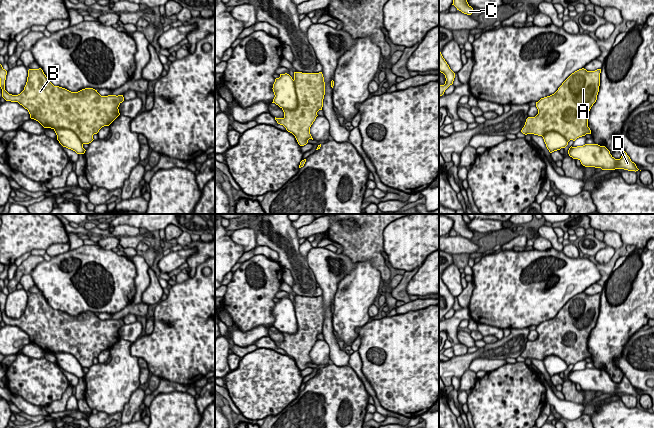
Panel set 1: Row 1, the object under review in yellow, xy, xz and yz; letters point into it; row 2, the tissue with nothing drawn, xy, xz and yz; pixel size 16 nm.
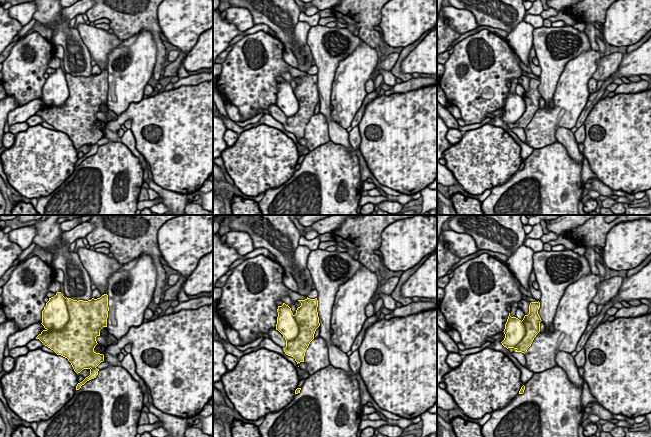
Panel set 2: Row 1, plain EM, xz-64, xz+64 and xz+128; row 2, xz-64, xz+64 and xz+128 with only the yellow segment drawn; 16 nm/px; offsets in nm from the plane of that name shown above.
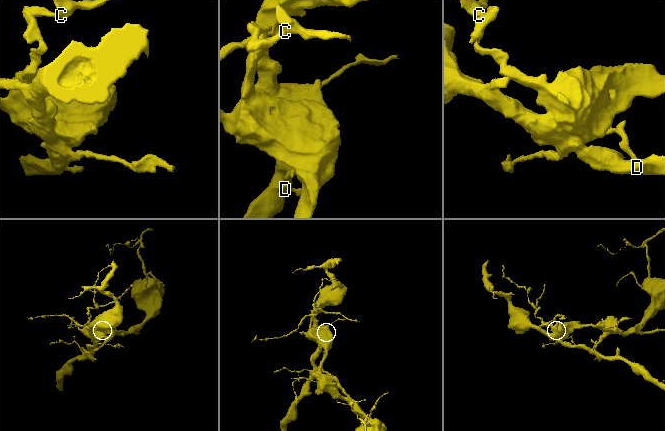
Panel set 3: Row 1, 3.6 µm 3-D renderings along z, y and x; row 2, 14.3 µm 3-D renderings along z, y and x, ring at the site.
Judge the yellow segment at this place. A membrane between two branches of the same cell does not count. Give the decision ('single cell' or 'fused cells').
fused cells

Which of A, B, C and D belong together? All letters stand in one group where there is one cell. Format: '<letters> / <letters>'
A B C / D

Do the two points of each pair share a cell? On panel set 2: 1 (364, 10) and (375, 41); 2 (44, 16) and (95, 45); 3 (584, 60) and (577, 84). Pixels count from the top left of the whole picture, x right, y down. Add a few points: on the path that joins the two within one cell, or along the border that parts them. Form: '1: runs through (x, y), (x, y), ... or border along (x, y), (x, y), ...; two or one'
1: runs through (365, 18), (367, 33); one
2: border along (75, 28), (91, 57); two
3: runs through (583, 66), (577, 72), (577, 78); one

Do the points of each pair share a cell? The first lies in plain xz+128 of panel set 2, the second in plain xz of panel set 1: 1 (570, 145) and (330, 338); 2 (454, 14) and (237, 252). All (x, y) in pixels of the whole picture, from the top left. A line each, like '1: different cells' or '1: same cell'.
1: same cell
2: different cells

